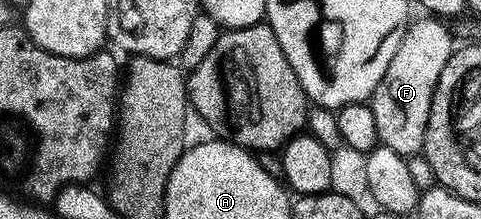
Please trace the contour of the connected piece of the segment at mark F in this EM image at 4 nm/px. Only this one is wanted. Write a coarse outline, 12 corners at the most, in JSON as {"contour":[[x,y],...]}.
{"contour":[[438,26],[408,30],[372,99],[386,150],[423,159]]}

